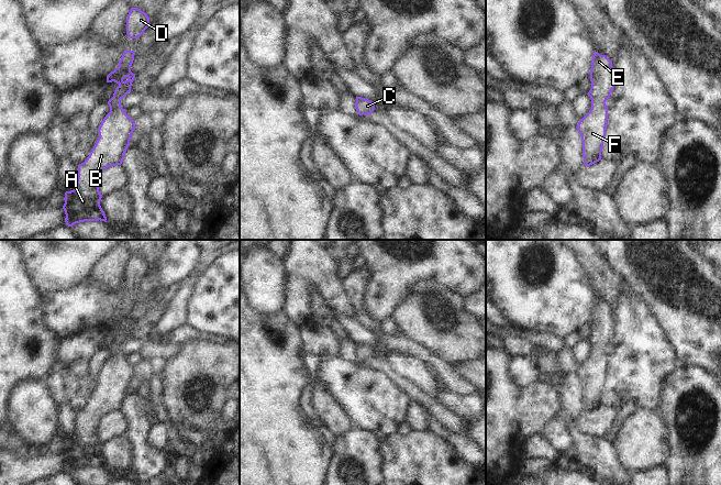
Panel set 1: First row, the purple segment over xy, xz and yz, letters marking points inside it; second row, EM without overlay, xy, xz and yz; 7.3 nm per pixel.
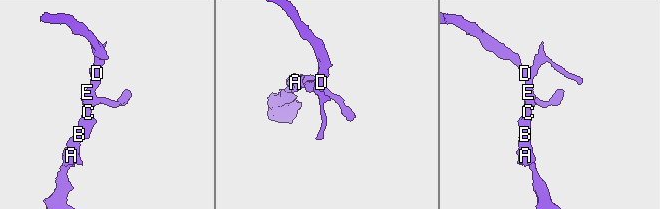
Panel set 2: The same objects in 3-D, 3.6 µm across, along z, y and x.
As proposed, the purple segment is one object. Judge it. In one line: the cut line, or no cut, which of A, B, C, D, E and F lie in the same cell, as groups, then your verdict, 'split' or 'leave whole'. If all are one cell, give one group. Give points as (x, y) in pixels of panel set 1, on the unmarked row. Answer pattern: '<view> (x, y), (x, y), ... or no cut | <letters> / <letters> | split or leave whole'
no cut | A B C D E F | leave whole

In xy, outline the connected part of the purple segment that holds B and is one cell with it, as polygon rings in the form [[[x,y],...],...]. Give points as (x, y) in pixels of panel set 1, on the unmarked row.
[[[125,297],[119,308],[119,312],[107,322],[107,329],[114,328],[119,332],[115,334],[113,343],[108,348],[110,359],[104,363],[98,375],[99,384],[93,395],[87,406],[78,411],[76,434],[65,439],[63,455],[66,461],[65,469],[68,473],[85,467],[100,466],[107,469],[107,463],[100,452],[102,441],[99,438],[99,429],[104,416],[122,410],[124,400],[130,392],[132,379],[135,376],[135,367],[132,366],[126,361],[126,356],[121,353],[121,345],[131,339],[131,332],[135,324],[135,320],[131,318],[134,301],[134,297]]]

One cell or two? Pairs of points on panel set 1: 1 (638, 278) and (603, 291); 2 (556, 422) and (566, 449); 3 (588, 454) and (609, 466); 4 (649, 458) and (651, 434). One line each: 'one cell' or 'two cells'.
1: two cells
2: one cell
3: one cell
4: one cell

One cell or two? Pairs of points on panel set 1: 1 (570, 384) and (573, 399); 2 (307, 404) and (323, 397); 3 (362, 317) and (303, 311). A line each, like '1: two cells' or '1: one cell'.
1: one cell
2: two cells
3: two cells

